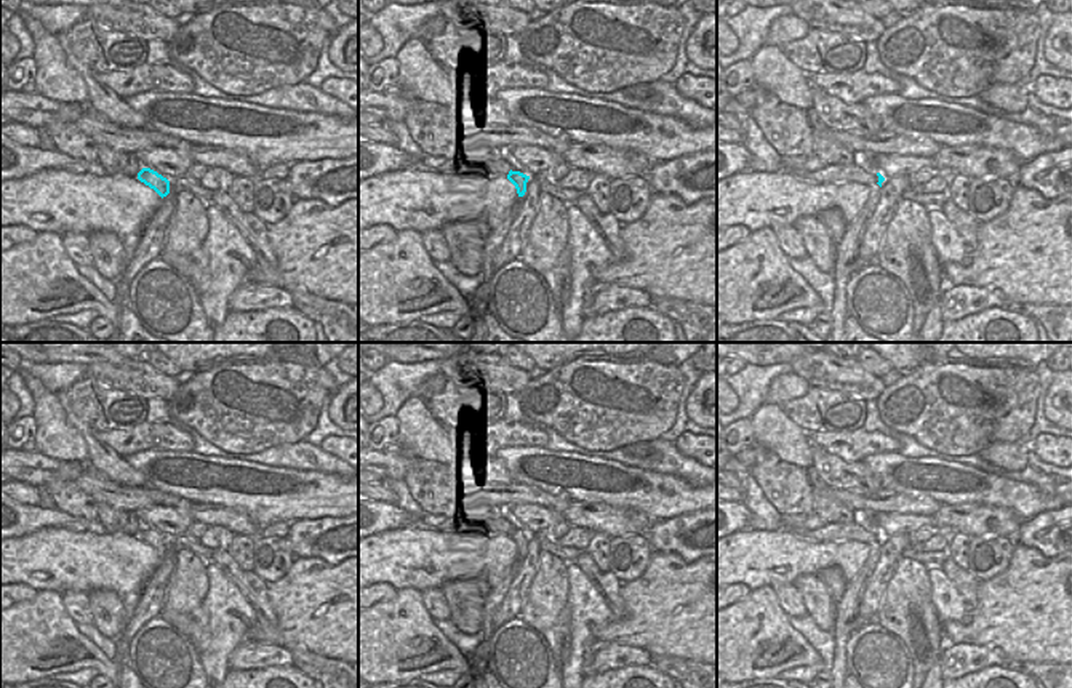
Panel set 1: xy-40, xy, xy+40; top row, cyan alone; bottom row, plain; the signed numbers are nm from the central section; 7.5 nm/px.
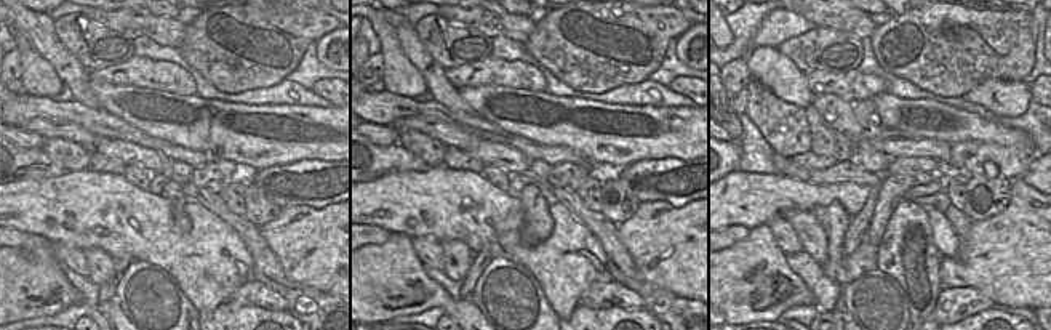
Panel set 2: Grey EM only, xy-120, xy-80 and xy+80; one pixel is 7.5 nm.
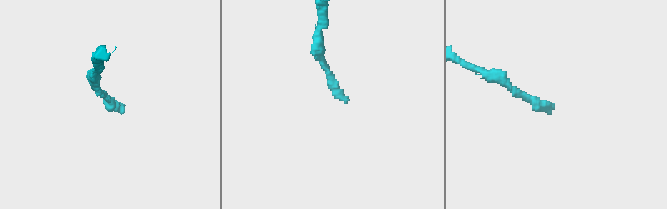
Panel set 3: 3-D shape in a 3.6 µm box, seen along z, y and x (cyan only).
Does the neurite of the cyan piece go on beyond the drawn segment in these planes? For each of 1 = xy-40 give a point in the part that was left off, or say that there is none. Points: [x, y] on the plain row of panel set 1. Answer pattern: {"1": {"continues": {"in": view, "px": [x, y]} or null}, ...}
{"1": {"continues": null}}

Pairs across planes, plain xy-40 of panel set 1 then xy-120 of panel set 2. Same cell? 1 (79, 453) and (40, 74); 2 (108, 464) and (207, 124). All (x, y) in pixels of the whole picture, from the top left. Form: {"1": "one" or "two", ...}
{"1": "one", "2": "two"}

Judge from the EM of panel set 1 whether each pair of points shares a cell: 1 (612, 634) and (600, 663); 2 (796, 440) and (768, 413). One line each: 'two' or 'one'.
1: two
2: one

